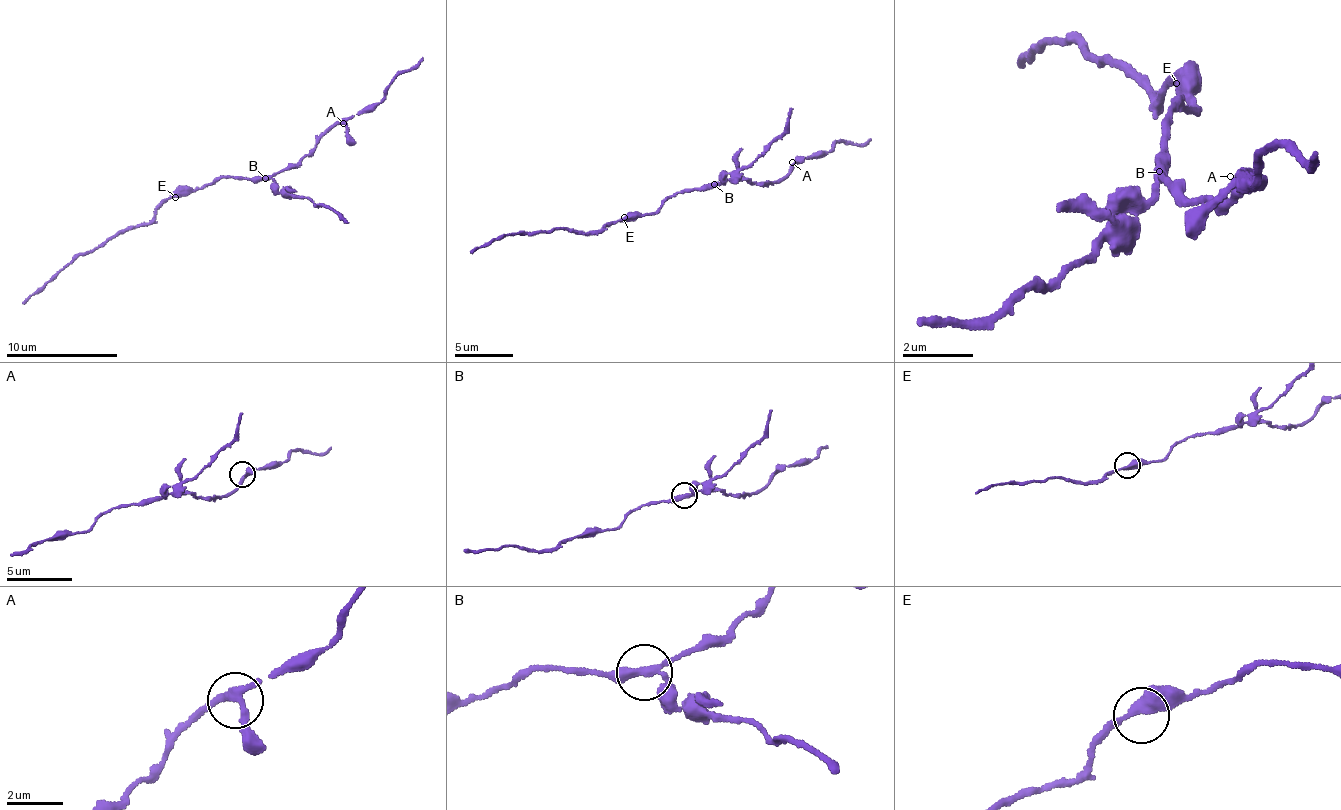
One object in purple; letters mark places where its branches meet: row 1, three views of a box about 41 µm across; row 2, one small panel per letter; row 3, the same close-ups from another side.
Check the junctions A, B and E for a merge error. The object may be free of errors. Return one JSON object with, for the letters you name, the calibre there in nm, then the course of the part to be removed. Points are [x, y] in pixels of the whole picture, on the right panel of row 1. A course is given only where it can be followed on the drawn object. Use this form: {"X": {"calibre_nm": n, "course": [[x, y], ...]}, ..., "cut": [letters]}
{"B": {"calibre_nm": 240, "course": [[1161, 168], [1139, 223], [1084, 266], [989, 318], [921, 322]]}, "cut": ["B"]}

